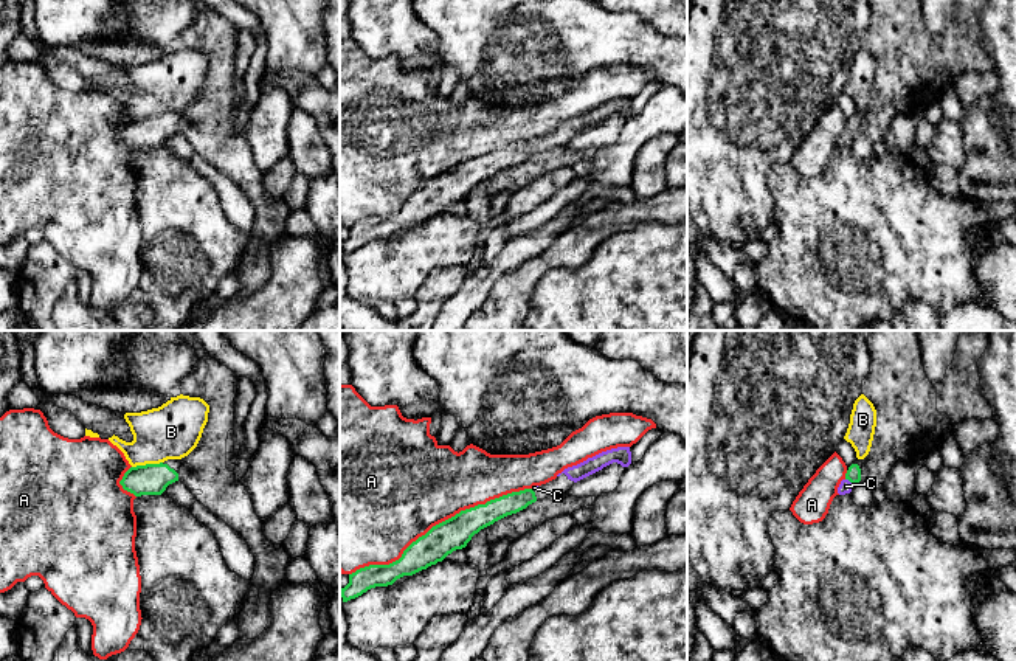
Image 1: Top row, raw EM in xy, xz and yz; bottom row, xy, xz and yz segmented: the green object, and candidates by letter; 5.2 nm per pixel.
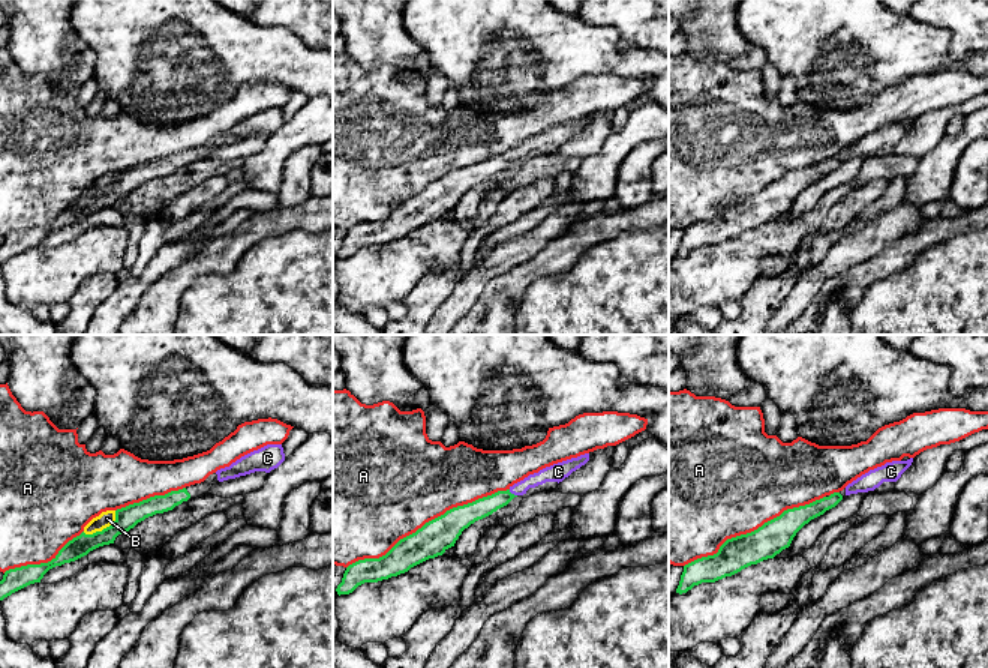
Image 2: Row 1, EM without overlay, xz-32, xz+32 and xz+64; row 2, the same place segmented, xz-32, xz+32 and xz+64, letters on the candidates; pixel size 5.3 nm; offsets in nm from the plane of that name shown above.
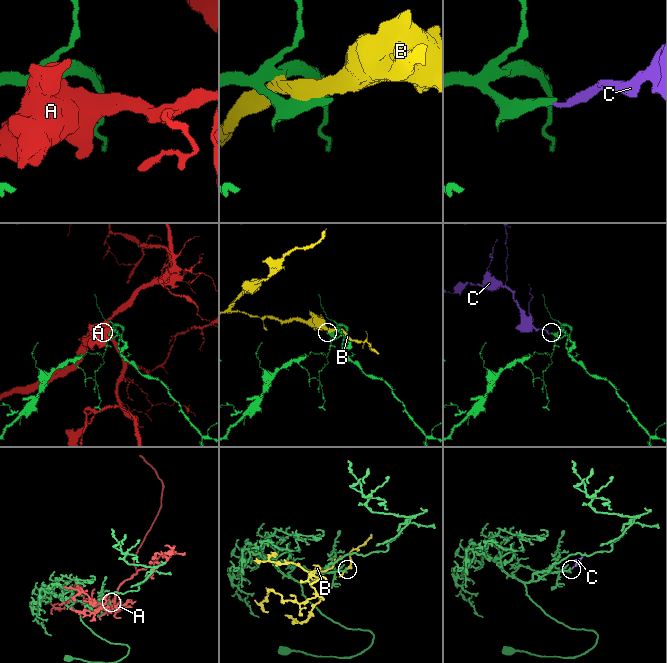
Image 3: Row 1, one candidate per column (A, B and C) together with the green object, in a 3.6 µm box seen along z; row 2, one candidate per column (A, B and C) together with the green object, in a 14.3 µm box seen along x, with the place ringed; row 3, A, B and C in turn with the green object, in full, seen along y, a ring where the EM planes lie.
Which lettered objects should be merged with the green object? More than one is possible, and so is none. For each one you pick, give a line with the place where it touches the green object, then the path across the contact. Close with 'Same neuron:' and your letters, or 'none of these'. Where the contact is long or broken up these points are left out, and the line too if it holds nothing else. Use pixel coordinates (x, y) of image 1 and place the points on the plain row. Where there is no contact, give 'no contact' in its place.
C: meets green in yz at (849, 132); runs through yz (853, 126), (849, 132), (846, 138)
Same neuron: C

